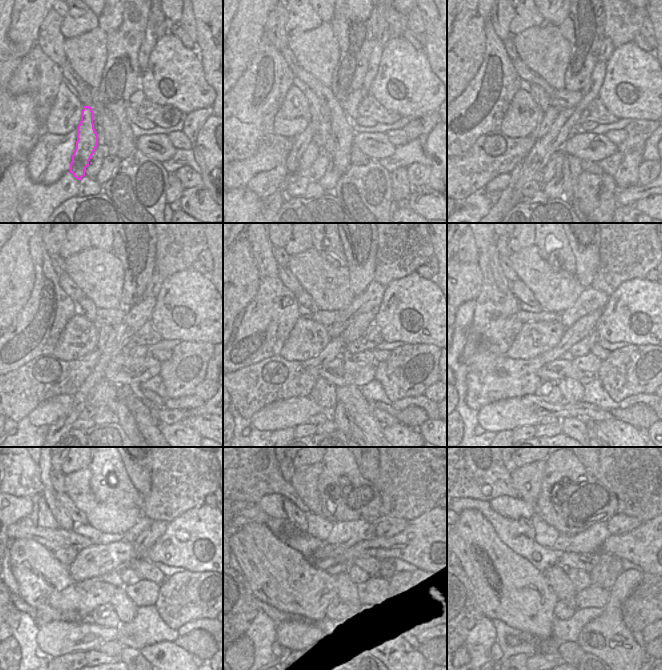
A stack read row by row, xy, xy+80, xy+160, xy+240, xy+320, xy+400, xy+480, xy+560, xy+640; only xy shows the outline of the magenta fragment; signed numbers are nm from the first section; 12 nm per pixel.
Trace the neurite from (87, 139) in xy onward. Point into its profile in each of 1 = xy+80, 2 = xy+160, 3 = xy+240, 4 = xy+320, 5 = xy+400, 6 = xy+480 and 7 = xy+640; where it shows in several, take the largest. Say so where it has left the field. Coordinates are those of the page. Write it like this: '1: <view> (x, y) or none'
1: xy+80 (315, 107)
2: xy+160 (542, 99)
3: xy+240 (90, 308)
4: xy+320 (304, 298)
5: xy+400 (520, 290)
6: xy+480 (78, 517)
7: xy+640 (467, 467)

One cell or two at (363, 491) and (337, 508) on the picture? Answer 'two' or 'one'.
one

